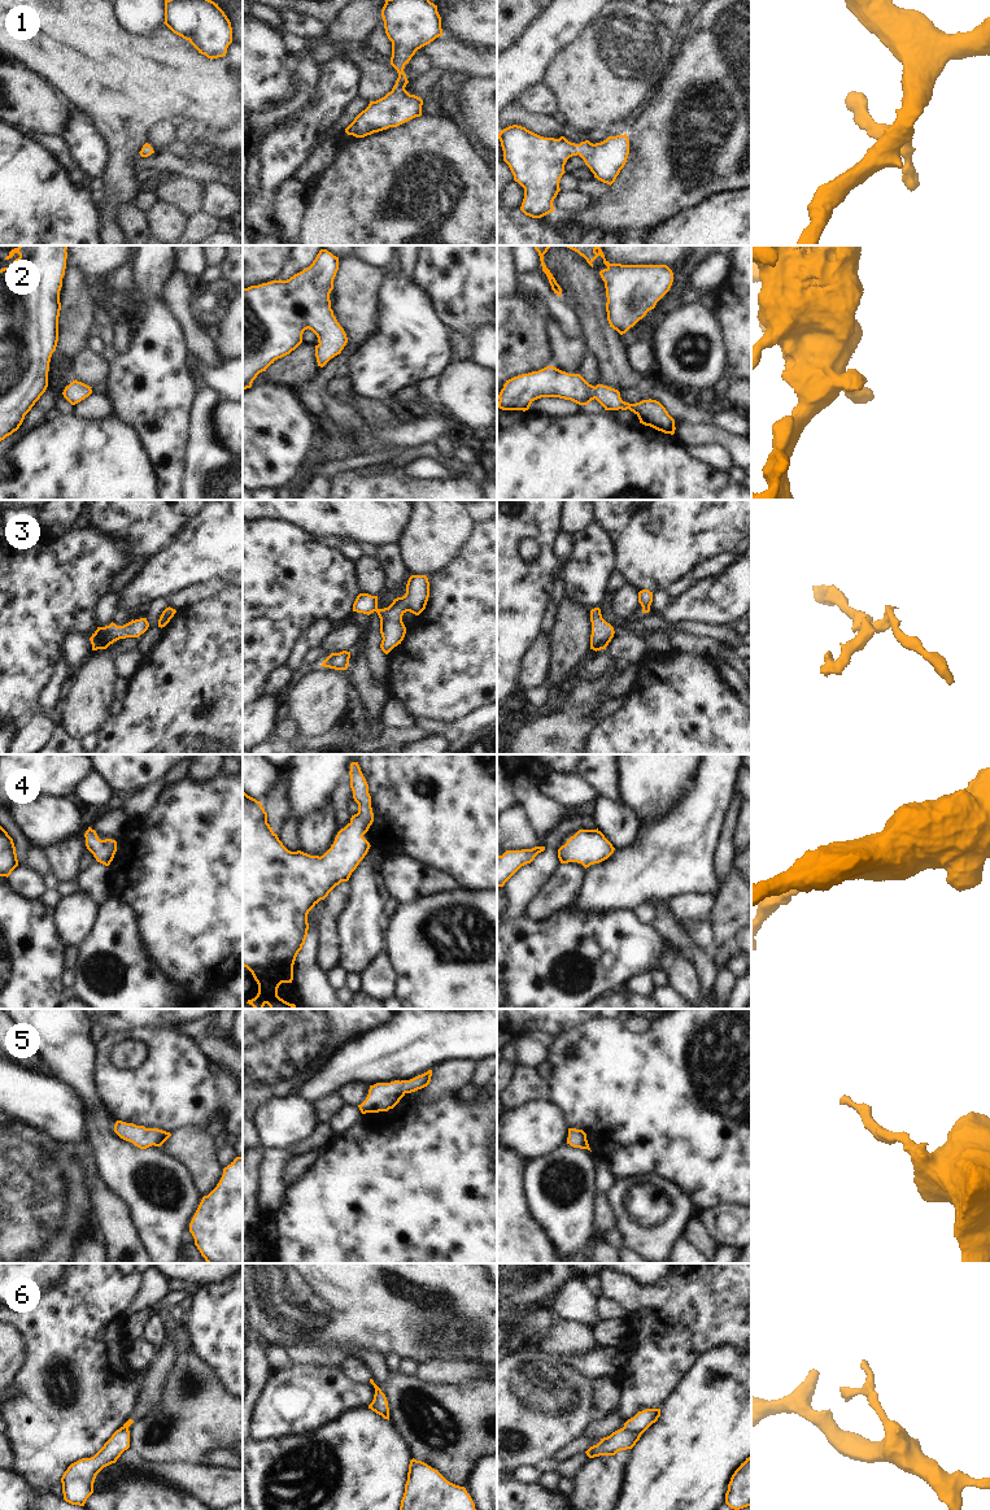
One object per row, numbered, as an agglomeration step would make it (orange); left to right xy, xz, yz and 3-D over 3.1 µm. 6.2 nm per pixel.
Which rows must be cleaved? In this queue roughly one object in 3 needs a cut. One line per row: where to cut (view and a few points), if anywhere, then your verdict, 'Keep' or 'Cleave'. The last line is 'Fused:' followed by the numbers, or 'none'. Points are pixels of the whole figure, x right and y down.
1: No split. Keep
2: No split. Keep
3: No split. Keep
4: No split. Keep
5: No split. Keep
6: Split along yz (624, 1426), (629, 1431), (641, 1434). Cleave
Fused: 6

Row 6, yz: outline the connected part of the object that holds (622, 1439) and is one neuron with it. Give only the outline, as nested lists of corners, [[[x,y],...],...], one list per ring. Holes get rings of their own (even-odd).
[[[625,1427],[601,1439],[597,1445],[590,1446],[585,1453],[589,1458],[599,1455],[615,1455],[620,1450],[632,1449],[642,1433],[629,1432]]]

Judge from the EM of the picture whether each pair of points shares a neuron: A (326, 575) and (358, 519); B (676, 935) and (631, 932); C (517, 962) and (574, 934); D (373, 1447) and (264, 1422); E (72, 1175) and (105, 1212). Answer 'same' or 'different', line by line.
A: different
B: different
C: same
D: different
E: different

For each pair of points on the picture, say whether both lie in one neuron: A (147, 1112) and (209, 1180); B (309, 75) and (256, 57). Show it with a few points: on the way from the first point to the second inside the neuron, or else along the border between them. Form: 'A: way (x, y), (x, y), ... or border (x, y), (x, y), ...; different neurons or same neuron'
A: border (201, 1127), (183, 1127), (171, 1134); different neurons
B: border (293, 62), (293, 91), (284, 100); different neurons

